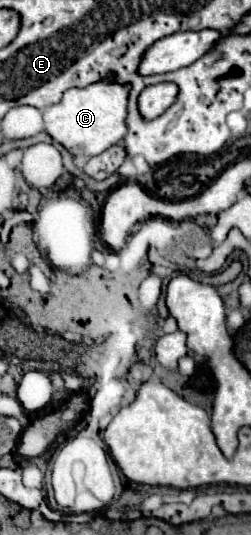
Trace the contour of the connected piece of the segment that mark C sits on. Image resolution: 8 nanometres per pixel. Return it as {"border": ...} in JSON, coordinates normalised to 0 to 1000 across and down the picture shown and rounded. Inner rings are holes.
{"border":[[[462,142],[446,150],[390,150],[343,164],[279,164],[255,172],[247,187],[199,202],[175,206],[175,239],[223,262],[247,269],[287,292],[390,292],[414,280],[430,280],[454,269],[478,269],[510,247],[502,236],[502,213],[510,213],[510,176],[518,176],[526,157],[510,153],[470,153]]]}

